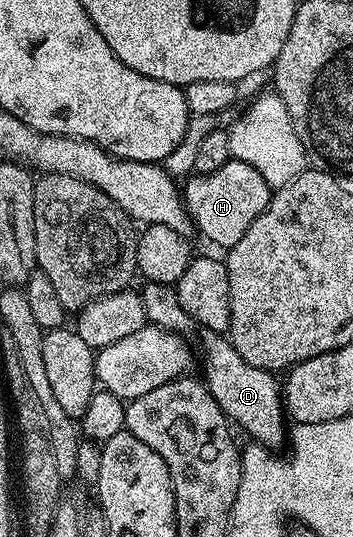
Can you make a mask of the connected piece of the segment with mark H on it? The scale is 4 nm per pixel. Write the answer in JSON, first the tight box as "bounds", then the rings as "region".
{"bounds":[181,160,273,247],"region":[[[229,160],[225,167],[217,167],[212,173],[200,173],[192,176],[187,190],[182,190],[181,196],[187,206],[187,213],[195,224],[198,236],[208,237],[215,245],[230,247],[249,231],[253,219],[265,211],[271,202],[273,192],[270,185],[261,177],[261,171],[249,167],[244,161]]]}

